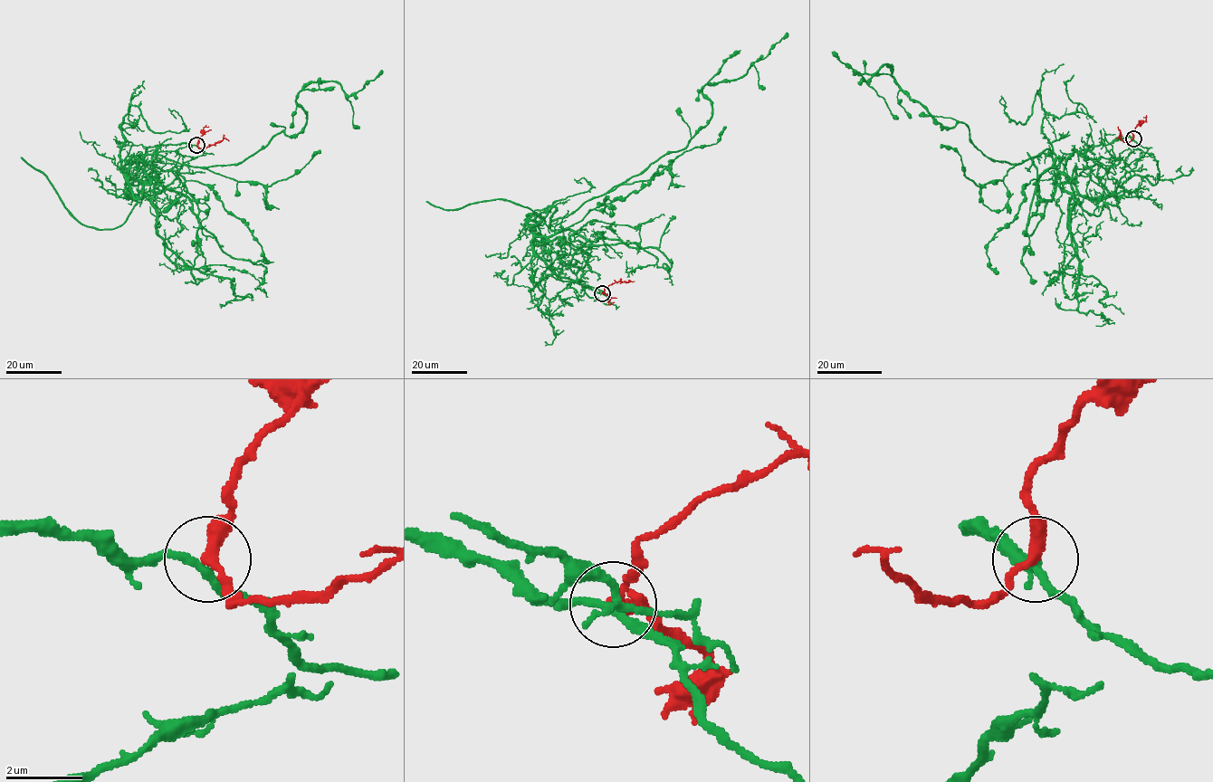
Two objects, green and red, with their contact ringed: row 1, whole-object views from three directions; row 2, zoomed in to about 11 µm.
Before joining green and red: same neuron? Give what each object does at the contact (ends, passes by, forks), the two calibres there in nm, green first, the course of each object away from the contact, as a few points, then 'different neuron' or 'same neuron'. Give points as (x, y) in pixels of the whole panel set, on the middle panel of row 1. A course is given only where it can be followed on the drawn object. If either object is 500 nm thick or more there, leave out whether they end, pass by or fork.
green passes by; red passes by; calibres 200 and 280 nm; course green (602, 292), (552, 276), (560, 257), (534, 227), (686, 147), (711, 117), (702, 88), (742, 78), (787, 32); course red (602, 292), (609, 285), (620, 281), (635, 281); different neuron

